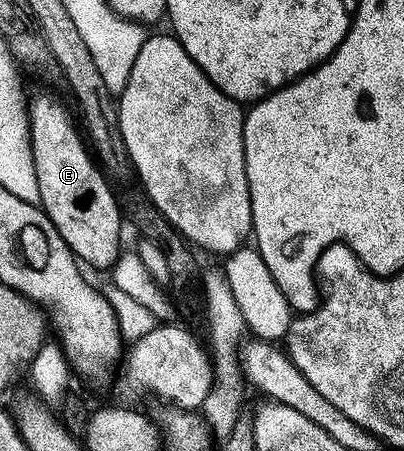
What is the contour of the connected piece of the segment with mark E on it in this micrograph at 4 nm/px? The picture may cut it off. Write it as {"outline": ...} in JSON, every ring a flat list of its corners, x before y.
{"outline":[[47,94,51,95,37,95,34,99,32,96,27,103,40,206,82,264,112,268,123,247,121,211,117,208,116,197,113,196,114,188,95,162,74,116,73,119,69,116,68,109,53,96,56,94]]}

